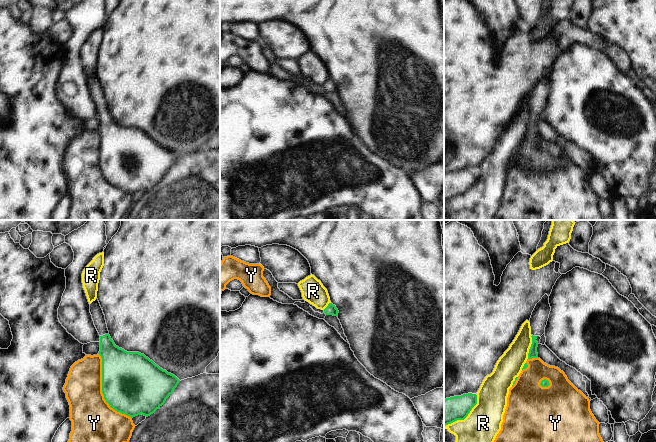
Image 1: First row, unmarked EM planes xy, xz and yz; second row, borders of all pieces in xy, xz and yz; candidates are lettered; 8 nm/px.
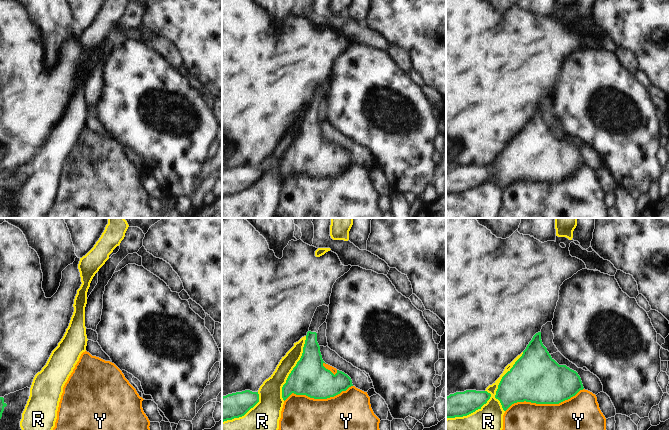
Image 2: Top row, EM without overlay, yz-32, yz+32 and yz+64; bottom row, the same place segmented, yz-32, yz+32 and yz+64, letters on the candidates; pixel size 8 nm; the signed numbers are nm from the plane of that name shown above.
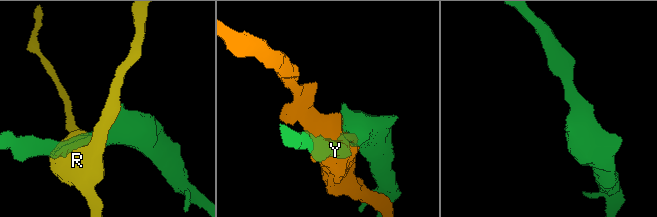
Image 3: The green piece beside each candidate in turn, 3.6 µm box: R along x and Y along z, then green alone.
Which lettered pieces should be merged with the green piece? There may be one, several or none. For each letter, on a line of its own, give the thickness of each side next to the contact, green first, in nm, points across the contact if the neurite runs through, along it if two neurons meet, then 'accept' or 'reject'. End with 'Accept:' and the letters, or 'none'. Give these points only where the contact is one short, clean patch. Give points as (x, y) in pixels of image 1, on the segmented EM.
R: 200 nm thick on the green side, 280 nm on the other; reject
Y: 500 nm thick on the green side, 360 nm on the other; reject
Accept: none

